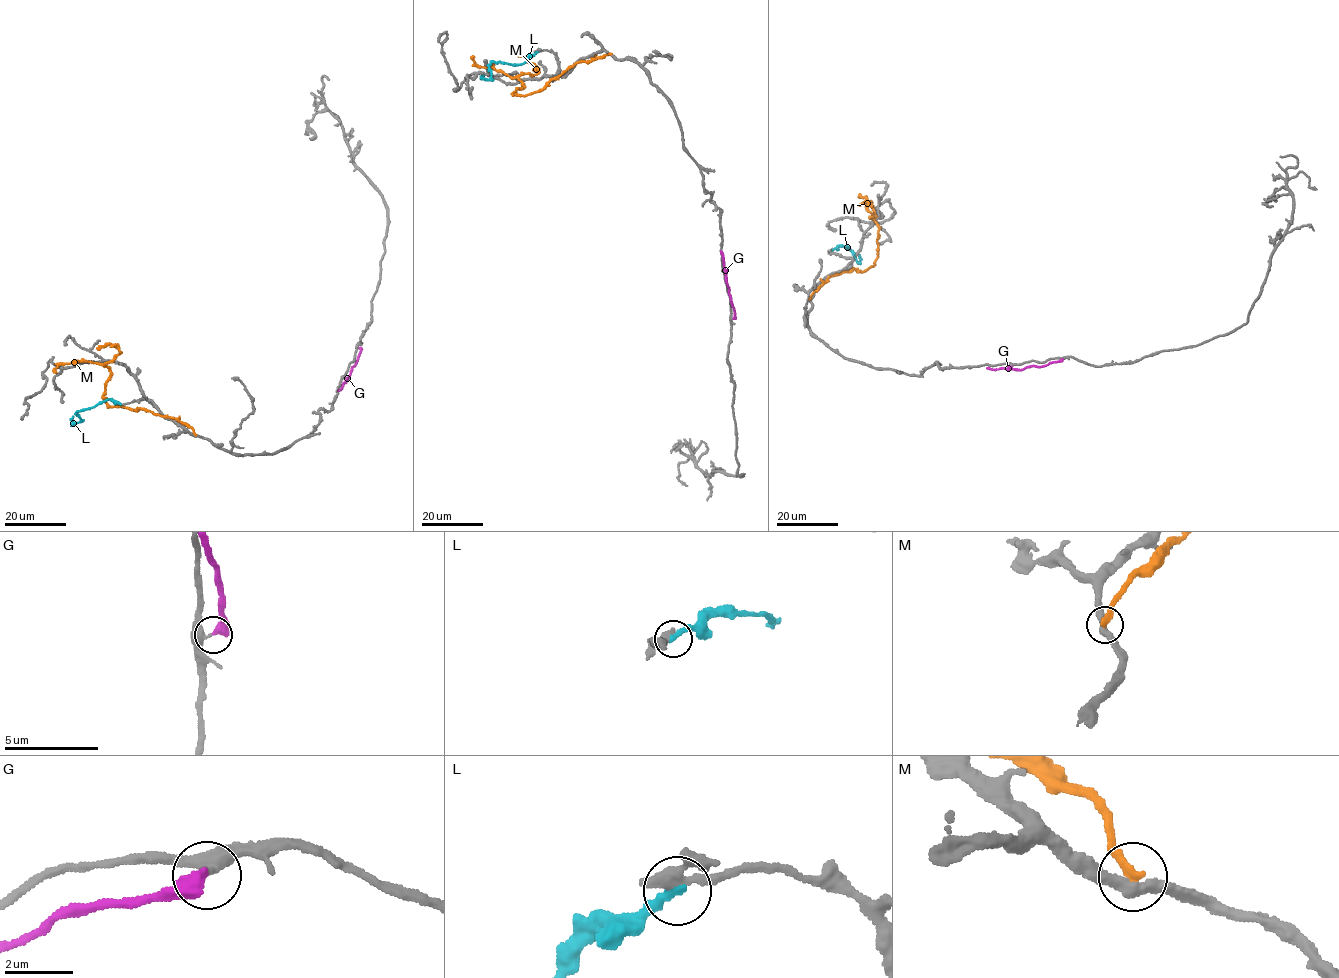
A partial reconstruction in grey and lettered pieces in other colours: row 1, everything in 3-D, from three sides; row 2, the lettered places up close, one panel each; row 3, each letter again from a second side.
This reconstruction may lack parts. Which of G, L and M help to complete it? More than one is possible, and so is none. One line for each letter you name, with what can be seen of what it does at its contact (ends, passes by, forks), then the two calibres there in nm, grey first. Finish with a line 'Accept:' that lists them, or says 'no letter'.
Accept: no letter

